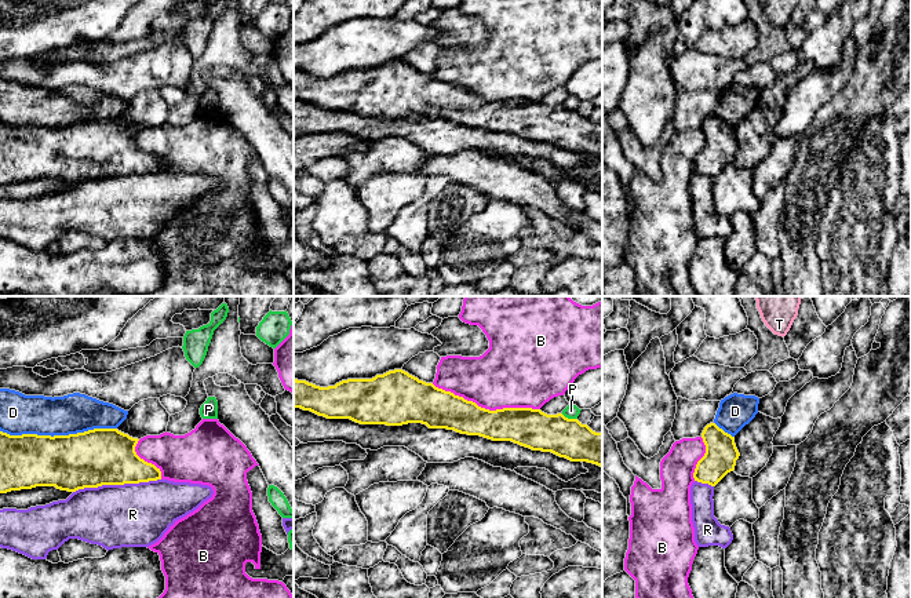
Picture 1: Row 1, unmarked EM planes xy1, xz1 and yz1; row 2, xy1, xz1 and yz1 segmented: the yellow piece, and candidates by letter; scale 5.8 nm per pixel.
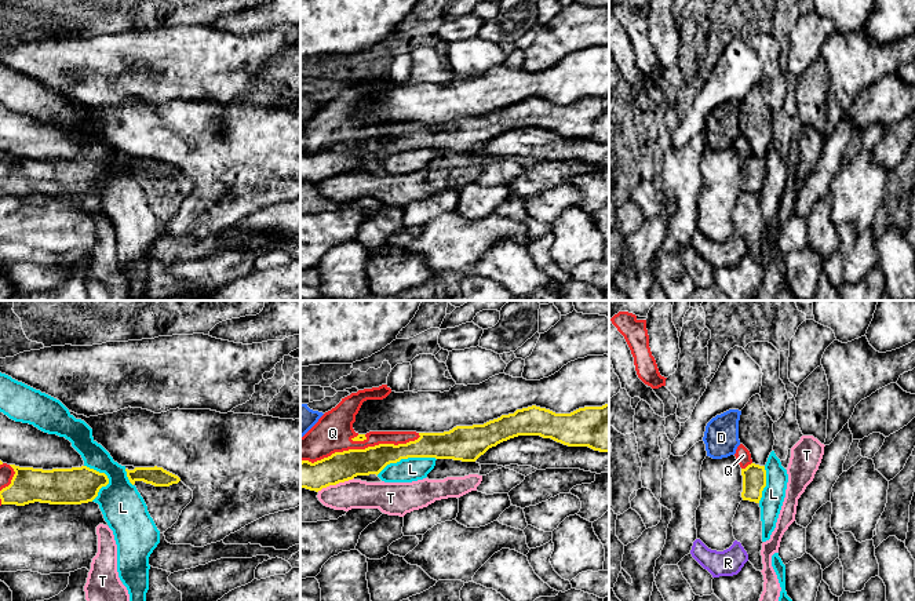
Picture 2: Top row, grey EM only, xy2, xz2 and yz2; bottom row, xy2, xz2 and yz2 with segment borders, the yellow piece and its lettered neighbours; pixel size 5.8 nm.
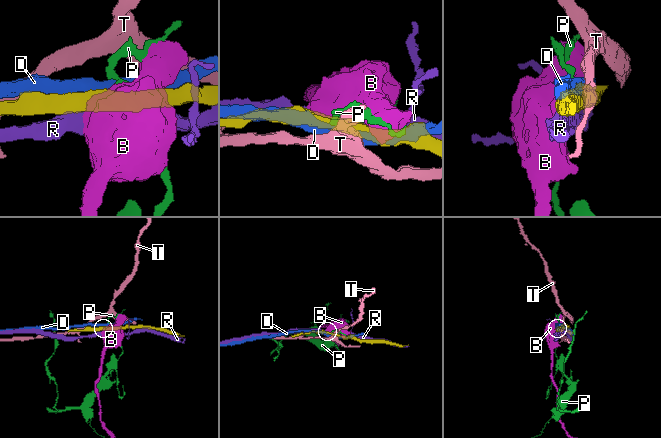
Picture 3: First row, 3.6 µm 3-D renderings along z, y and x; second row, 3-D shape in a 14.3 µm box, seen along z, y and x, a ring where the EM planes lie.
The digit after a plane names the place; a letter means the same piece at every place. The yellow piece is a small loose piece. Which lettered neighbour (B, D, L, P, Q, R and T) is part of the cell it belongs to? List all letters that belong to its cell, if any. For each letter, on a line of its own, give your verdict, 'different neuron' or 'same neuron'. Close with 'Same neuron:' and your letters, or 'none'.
B: different neuron
D: different neuron
L: different neuron
P: different neuron
Q: same neuron
R: different neuron
T: different neuron
Same neuron: Q

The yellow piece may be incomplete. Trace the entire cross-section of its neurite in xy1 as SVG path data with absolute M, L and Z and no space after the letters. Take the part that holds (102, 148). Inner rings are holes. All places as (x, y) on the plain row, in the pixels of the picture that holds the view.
M117 120L54 128L0 123L0 185L36 178L76 183L161 171L160 160L136 146L138 132Z

